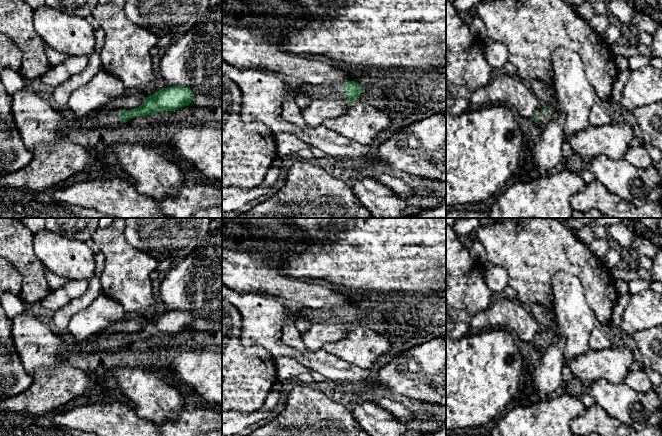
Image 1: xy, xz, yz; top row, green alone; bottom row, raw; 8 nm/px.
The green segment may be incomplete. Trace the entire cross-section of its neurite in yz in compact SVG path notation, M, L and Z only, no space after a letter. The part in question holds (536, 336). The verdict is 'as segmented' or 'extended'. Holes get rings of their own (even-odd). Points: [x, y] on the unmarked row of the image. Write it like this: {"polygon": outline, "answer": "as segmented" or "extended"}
{"polygon": "M542 329L535 335L533 345L543 352L552 343L553 339L553 335L551 335L546 329Z", "answer": "extended"}

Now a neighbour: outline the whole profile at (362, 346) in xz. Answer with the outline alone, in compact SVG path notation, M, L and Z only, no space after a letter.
M355 324L349 325L346 337L325 344L322 351L364 370L370 370L377 359L390 350L391 345L386 336L366 326Z

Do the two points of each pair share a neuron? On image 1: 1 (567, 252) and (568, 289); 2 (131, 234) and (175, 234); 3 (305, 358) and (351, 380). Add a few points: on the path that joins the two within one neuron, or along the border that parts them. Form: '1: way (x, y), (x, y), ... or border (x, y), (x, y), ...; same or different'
1: border (551, 277), (567, 271), (584, 289); different
2: way (142, 234), (164, 234); same
3: way (316, 361), (325, 363), (340, 372); same

